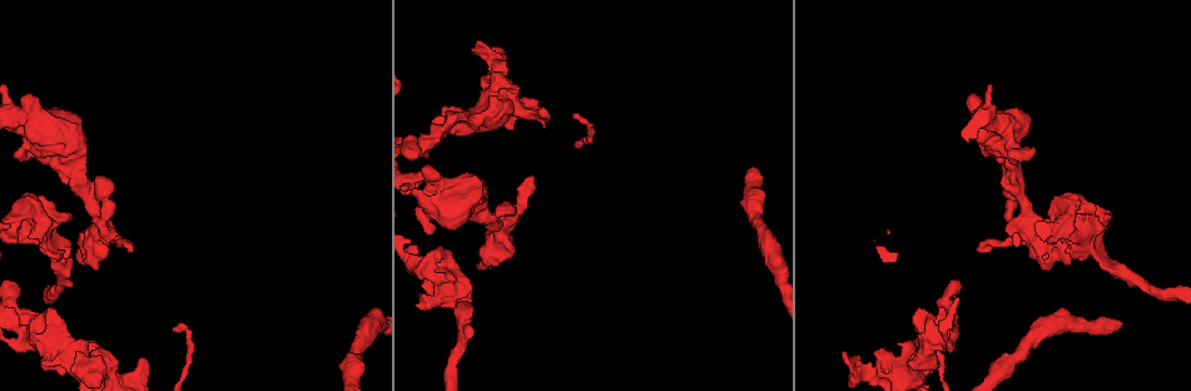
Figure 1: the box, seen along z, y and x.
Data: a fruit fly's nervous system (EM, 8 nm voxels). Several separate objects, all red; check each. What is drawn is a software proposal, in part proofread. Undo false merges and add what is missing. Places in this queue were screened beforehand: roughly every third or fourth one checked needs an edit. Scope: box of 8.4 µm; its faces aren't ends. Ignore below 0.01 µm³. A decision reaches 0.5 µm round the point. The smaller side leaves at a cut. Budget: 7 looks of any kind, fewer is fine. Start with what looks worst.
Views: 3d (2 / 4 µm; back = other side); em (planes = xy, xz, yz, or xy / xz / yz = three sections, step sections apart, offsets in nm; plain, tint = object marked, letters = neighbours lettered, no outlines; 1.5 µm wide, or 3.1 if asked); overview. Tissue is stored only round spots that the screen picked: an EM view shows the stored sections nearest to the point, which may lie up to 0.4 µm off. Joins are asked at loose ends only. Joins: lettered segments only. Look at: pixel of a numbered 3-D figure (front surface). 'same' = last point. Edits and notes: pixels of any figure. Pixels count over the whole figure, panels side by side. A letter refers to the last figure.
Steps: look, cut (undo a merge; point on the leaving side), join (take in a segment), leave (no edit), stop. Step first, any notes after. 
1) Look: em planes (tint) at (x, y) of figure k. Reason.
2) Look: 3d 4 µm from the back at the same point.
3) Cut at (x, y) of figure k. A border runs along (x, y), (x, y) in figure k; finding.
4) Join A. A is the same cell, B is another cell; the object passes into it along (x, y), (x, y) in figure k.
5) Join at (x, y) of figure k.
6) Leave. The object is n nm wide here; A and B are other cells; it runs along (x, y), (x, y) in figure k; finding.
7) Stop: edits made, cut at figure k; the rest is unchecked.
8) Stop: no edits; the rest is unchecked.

Look: em planes (letters) at (978, 248) of figure 1. Free end.

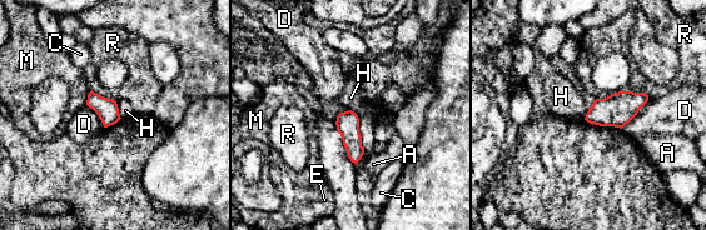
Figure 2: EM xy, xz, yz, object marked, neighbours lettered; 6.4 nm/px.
Leave. A, C, D, E, H, M and R are other cells; a border runs along (349, 109), (358, 118), (364, 150) in figure 2; none of them fits.

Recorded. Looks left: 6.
Look: 3d 2 µm at (1107, 211) of figure 1. Branch stops here.

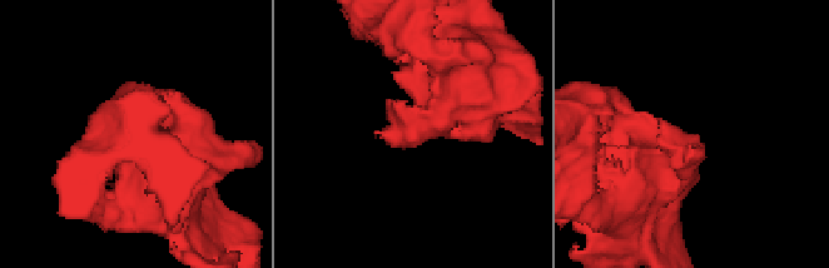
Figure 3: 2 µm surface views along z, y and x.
Look: em planes (plain) at (373, 132) of figure 3.

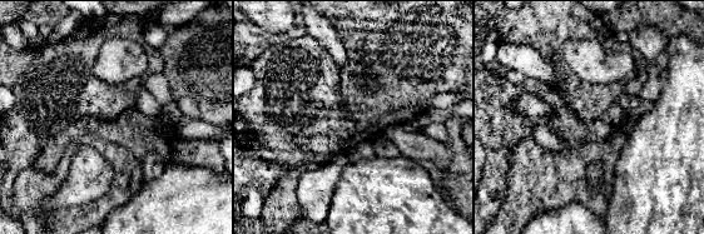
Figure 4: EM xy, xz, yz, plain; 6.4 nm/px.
Look: em planes (letters) at the same point. See the neighbours.

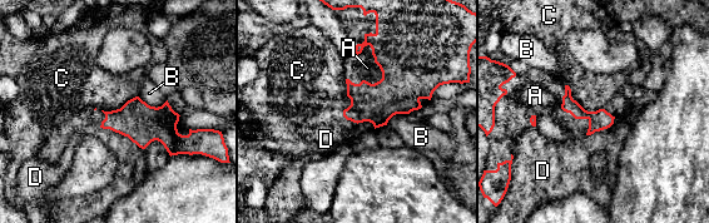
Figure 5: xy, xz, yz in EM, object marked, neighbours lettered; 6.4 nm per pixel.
Leave. A, B, C and D are other cells; a border runs along (565, 84), (585, 109), (604, 109) in figure 5; none of them fits.

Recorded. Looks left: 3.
Look: em planes (letters) at (968, 95) of figure 1. An open end.

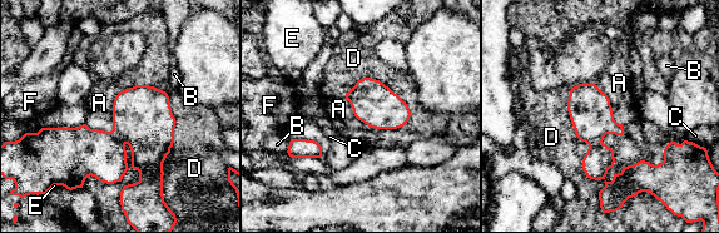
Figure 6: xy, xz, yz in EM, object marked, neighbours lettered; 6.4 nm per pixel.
Leave. The longest contact is with D, 500 nm; A, B, C, D, E and F are other cells; a border runs along (569, 93), (585, 172) in figure 6; none of them fits.

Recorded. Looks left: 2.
Stop: no edits; the rest is unchecked.

